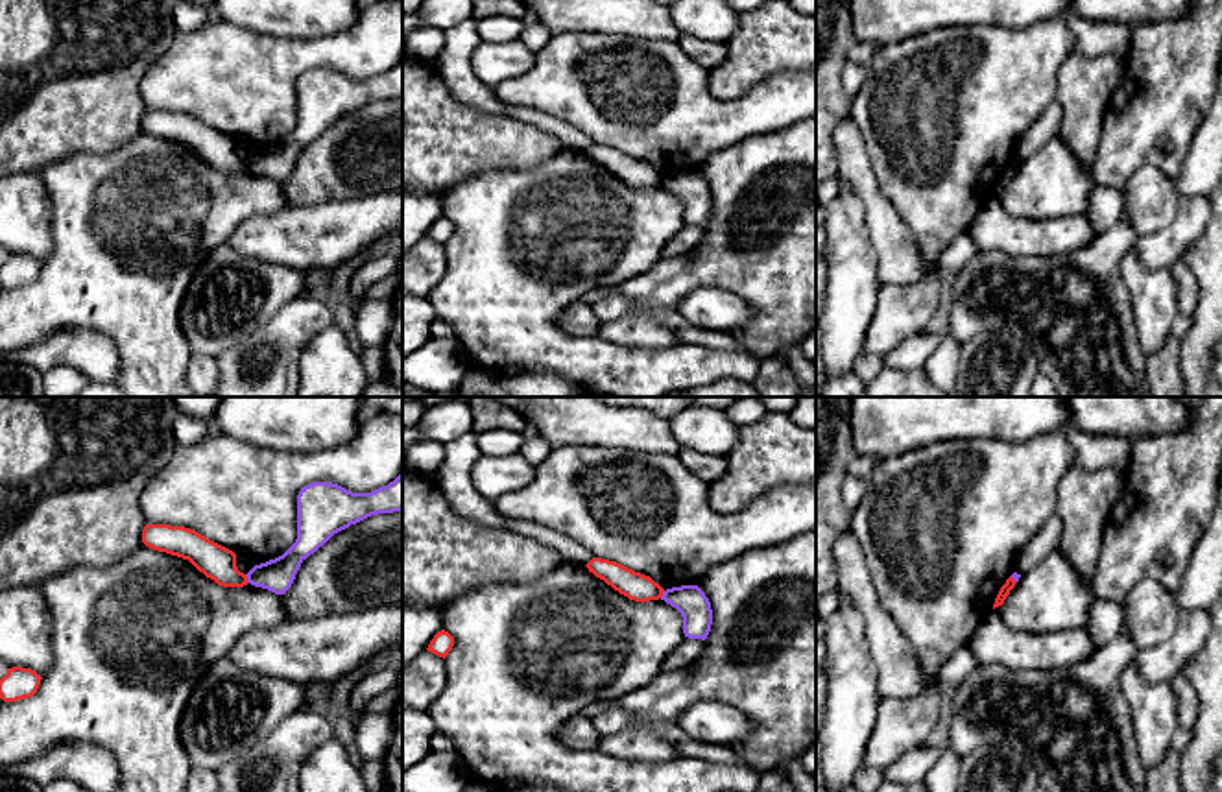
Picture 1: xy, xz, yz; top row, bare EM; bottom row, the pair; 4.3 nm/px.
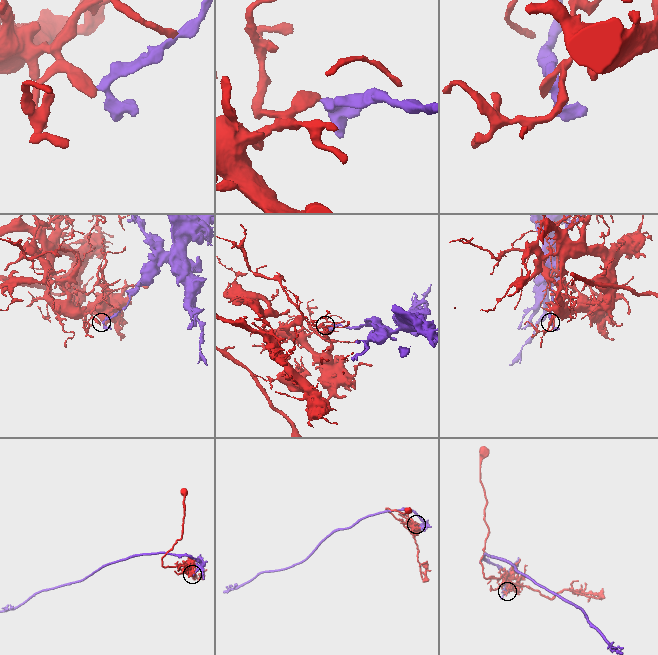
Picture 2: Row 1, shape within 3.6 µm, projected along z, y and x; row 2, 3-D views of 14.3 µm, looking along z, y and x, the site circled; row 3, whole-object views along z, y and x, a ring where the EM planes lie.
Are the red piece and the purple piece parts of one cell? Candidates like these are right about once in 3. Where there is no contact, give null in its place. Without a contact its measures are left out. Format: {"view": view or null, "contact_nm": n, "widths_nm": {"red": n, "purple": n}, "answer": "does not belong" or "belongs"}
{"view": "xy", "contact_nm": 50, "widths_nm": {"red": 150, "purple": 150}, "answer": "does not belong"}

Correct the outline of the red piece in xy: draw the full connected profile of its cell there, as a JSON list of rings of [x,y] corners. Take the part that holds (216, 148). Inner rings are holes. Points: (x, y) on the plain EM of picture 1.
[[[146,111],[142,129],[153,137],[188,146],[199,159],[223,174],[244,174],[247,162],[236,153],[236,140],[196,116],[170,111]]]

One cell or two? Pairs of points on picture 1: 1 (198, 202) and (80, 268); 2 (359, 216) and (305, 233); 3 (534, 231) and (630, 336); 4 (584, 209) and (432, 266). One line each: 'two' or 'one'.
1: one
2: one
3: two
4: two

